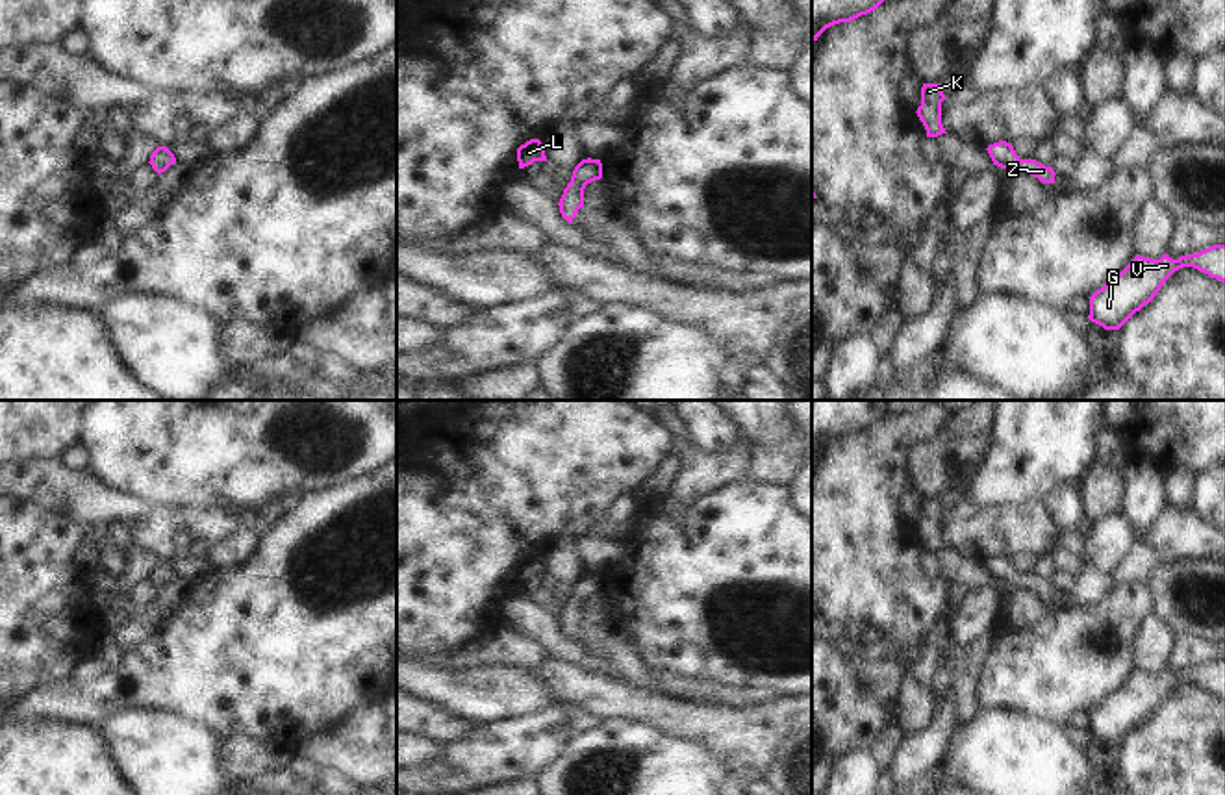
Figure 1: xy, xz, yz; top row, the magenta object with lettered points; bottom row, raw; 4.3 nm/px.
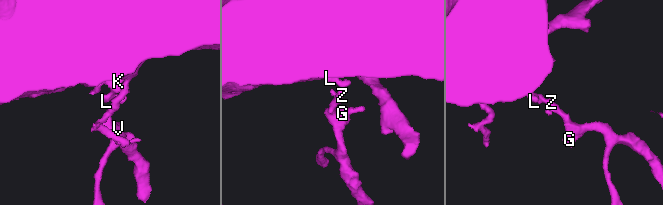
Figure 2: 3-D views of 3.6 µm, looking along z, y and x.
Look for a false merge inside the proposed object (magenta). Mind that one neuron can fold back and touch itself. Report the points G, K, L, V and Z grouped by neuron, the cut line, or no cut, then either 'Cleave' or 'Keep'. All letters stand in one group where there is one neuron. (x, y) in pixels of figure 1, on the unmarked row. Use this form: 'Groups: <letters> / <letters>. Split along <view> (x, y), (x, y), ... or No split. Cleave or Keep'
Groups: G K L V Z. No split. Keep

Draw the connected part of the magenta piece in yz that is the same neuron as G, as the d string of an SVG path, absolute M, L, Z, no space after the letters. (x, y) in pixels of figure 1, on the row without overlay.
M1214 660L1179 675L1171 675L1168 669L1160 675L1138 669L1119 689L1090 712L1088 734L1105 745L1119 745L1182 682L1193 682L1225 699L1225 660Z

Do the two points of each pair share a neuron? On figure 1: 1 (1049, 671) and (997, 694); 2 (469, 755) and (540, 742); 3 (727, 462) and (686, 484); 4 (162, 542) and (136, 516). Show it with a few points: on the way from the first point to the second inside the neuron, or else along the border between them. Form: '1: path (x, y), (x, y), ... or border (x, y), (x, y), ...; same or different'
1: path (1036, 671), (1023, 671), (1010, 681); same
2: path (486, 755), (523, 744); same
3: path (718, 469), (695, 477); same
4: path (156, 536), (141, 521); same

